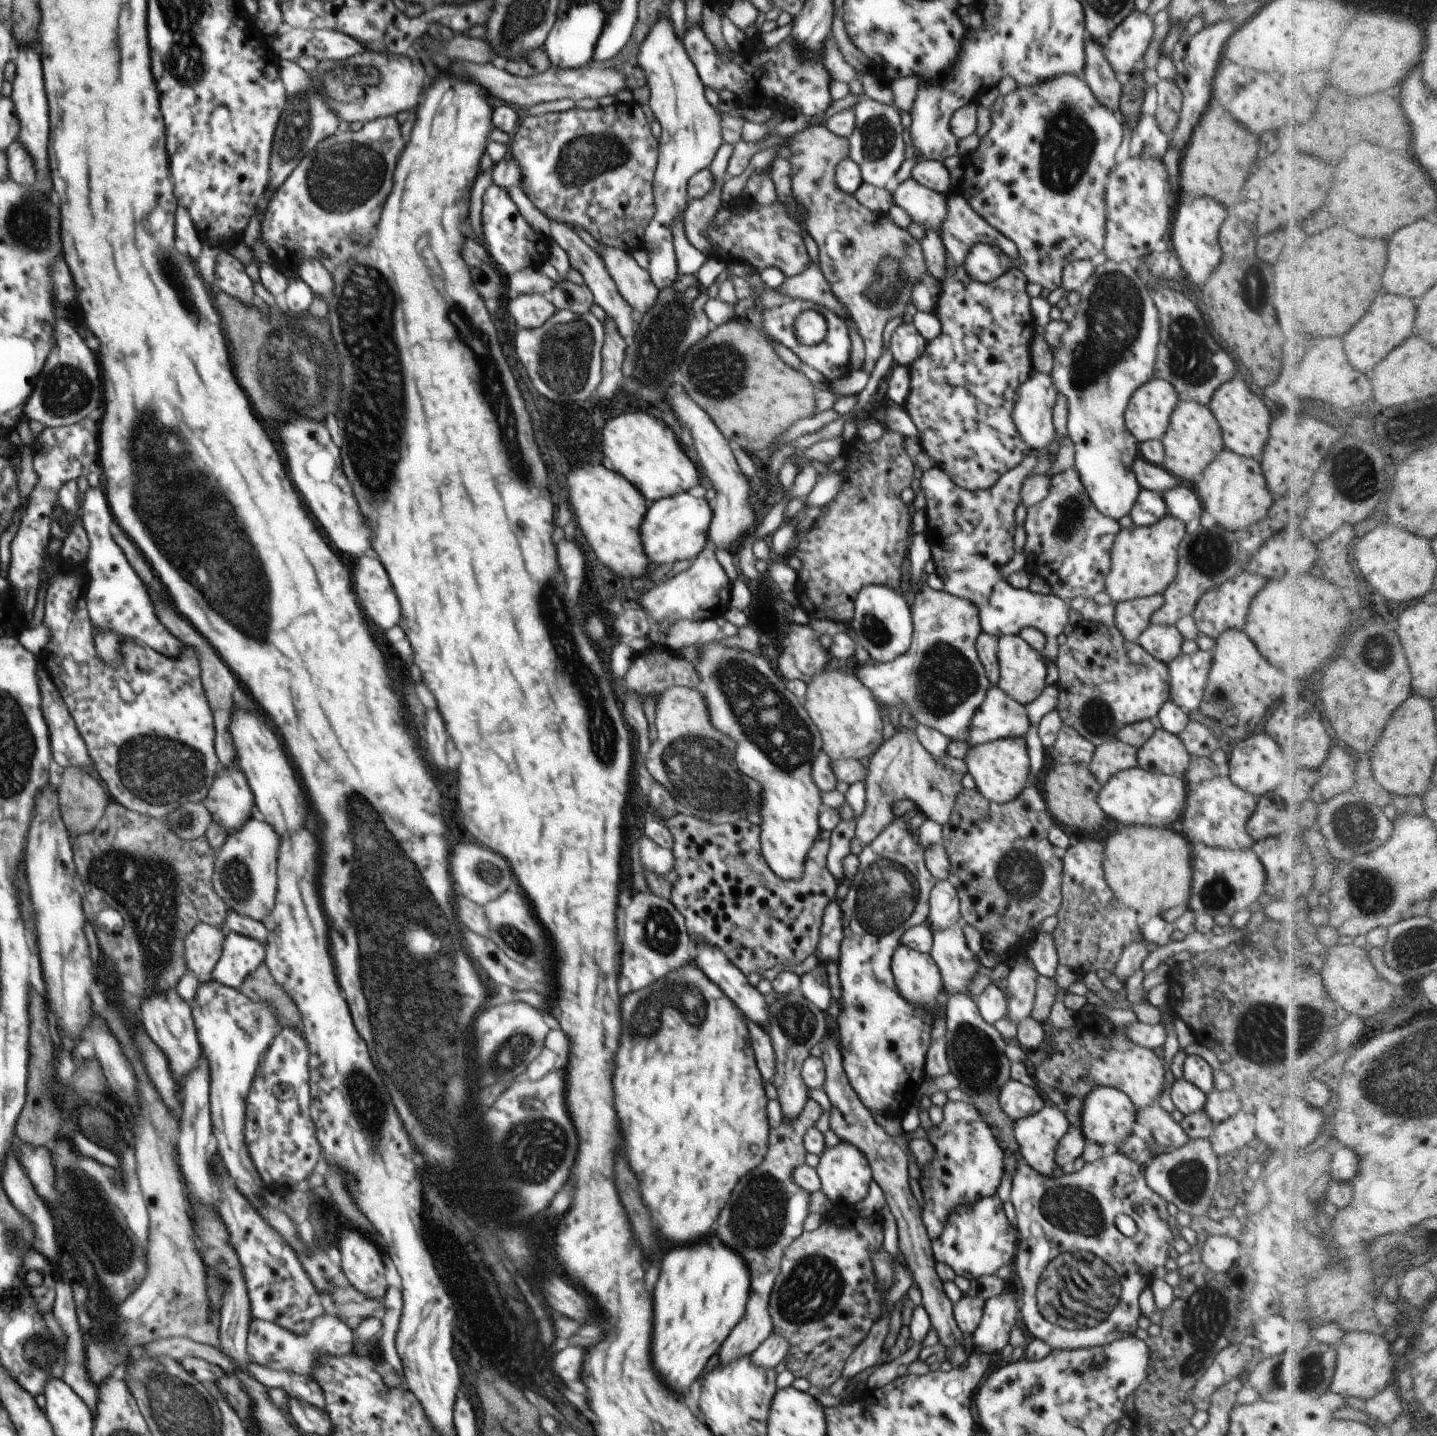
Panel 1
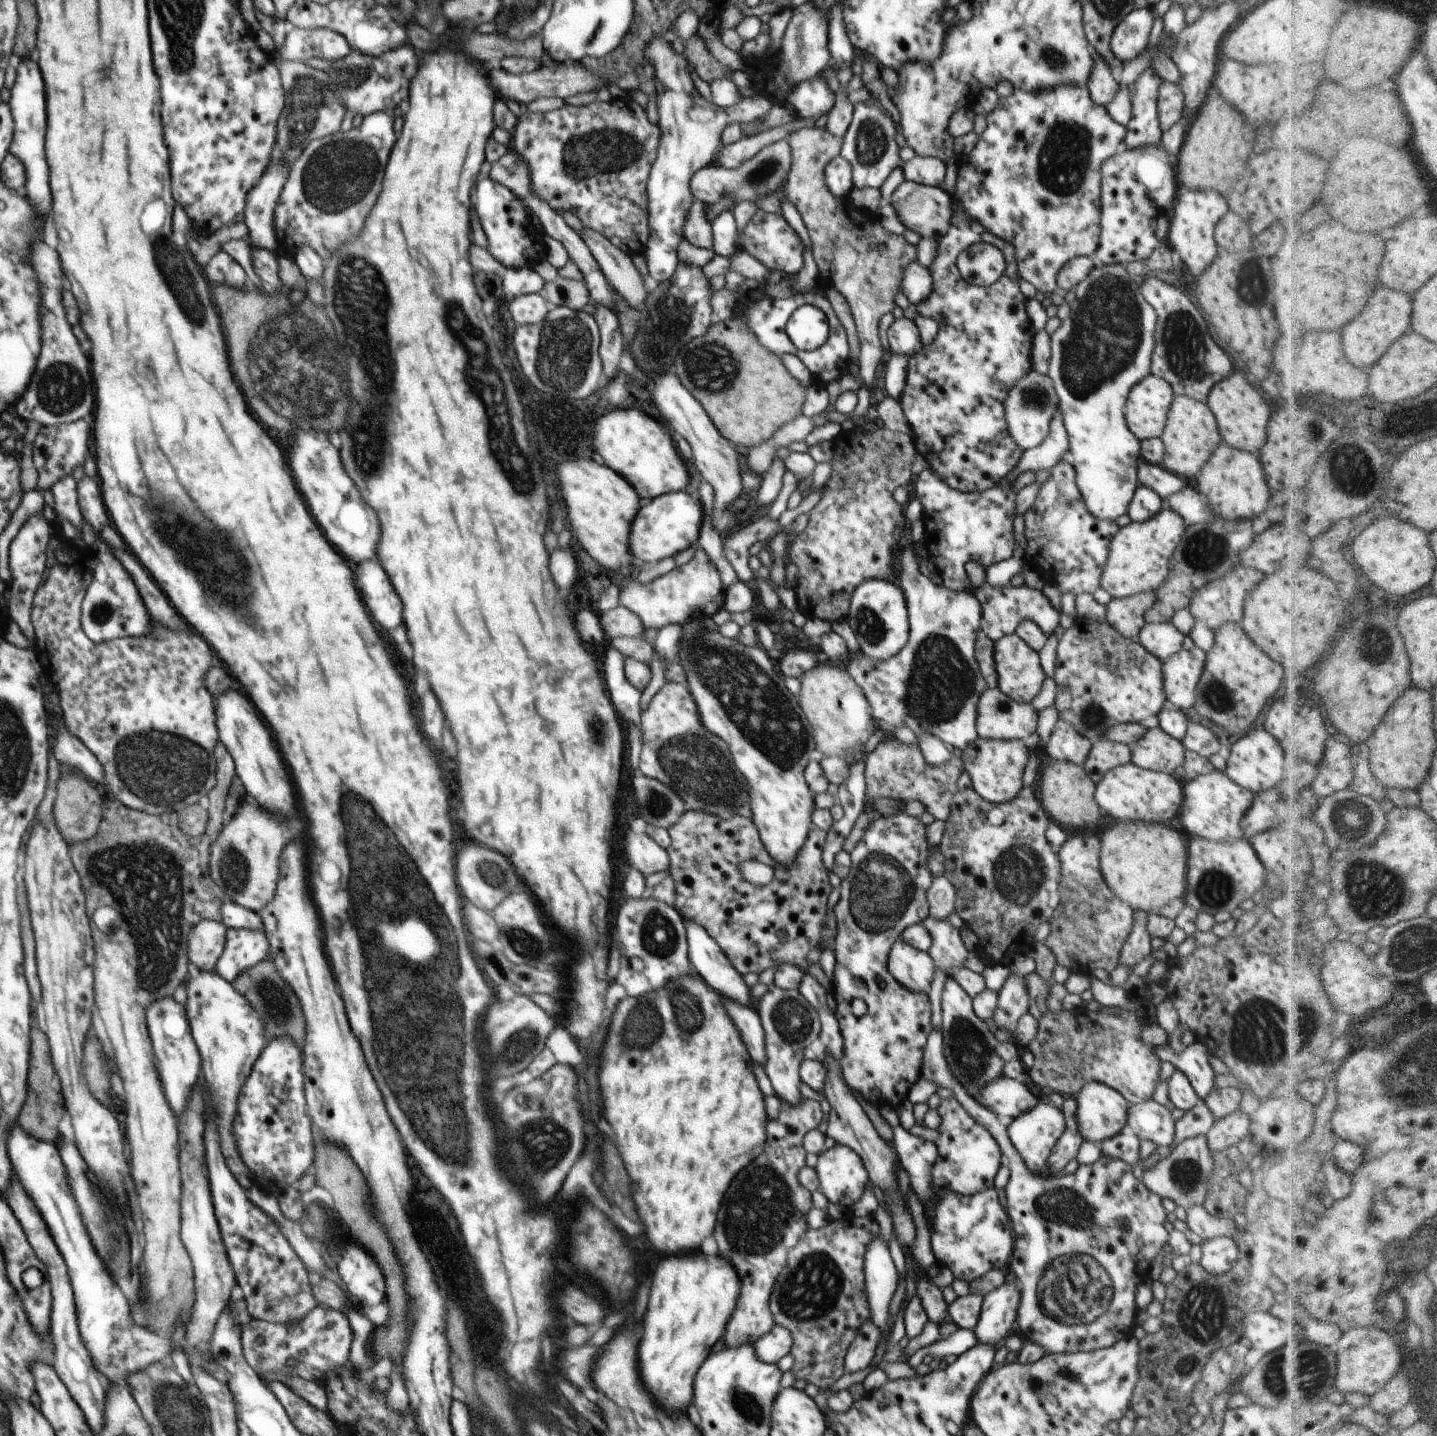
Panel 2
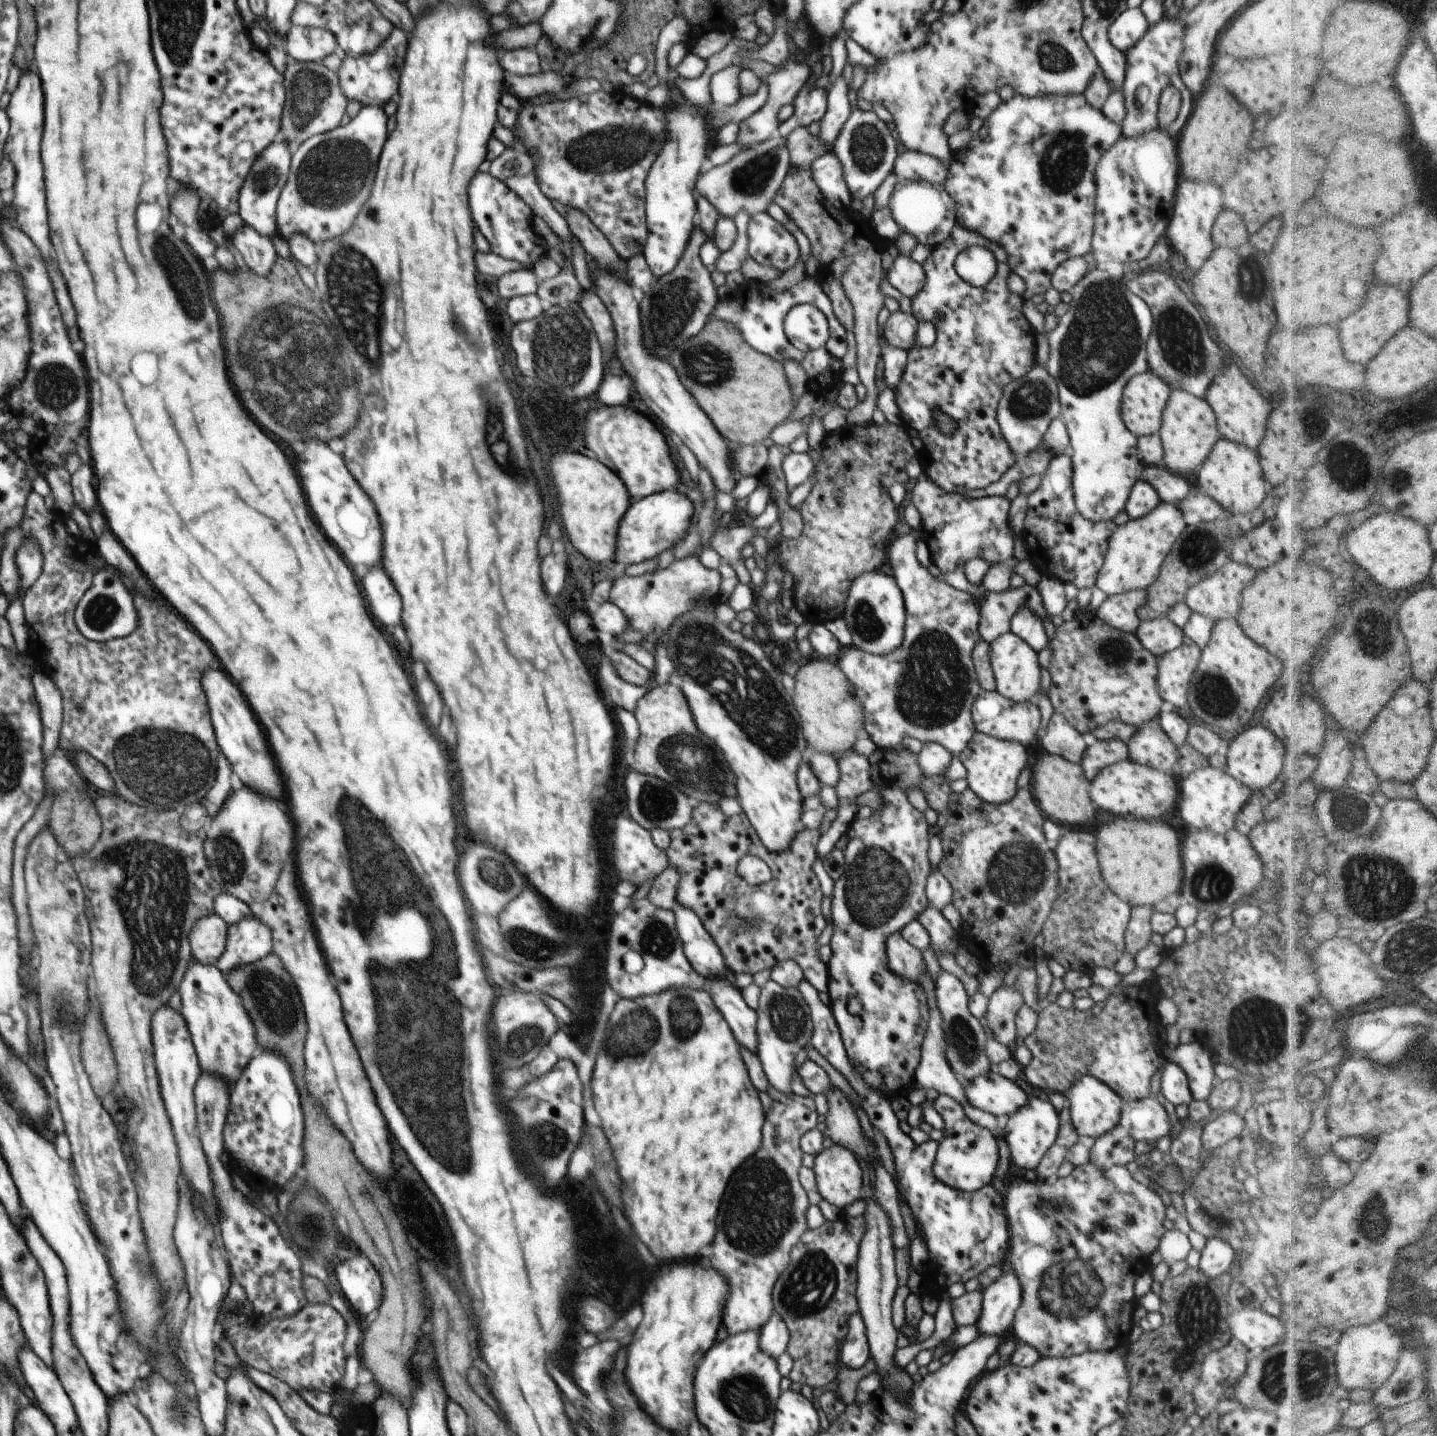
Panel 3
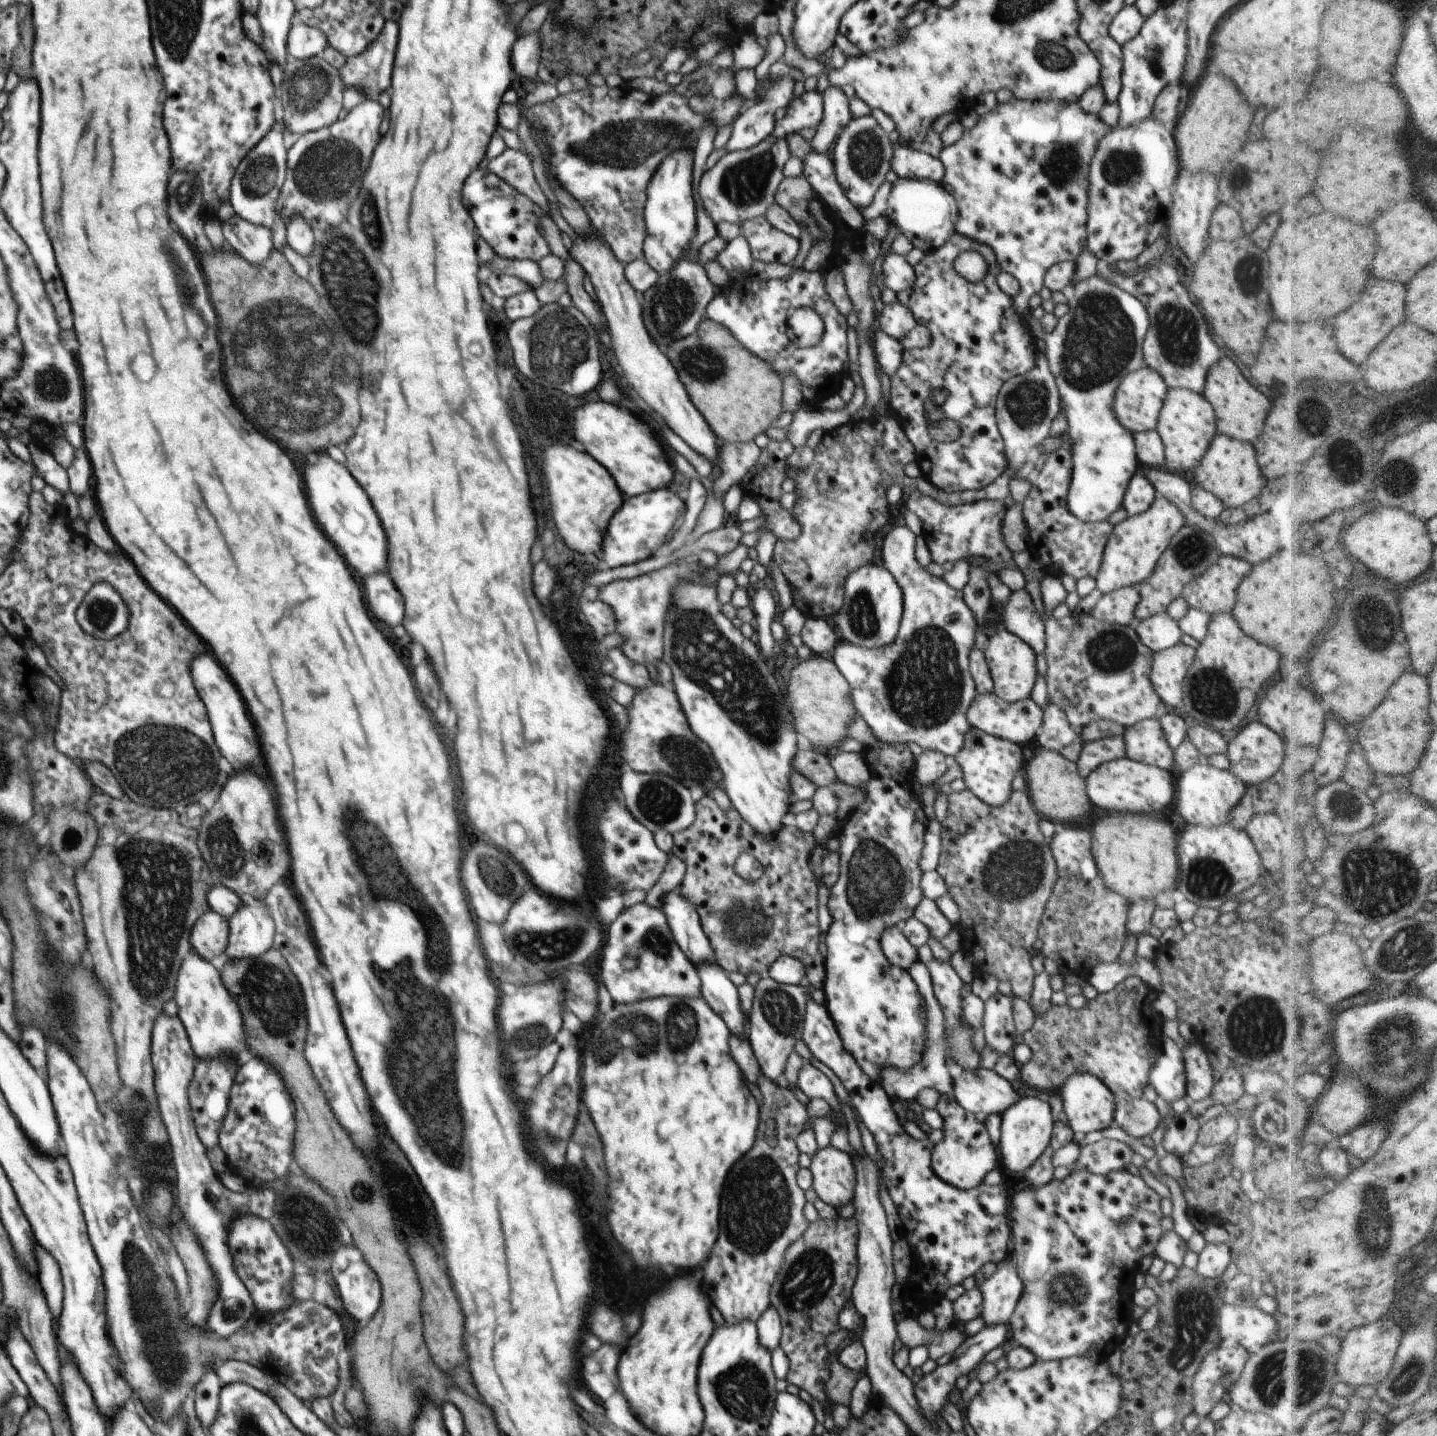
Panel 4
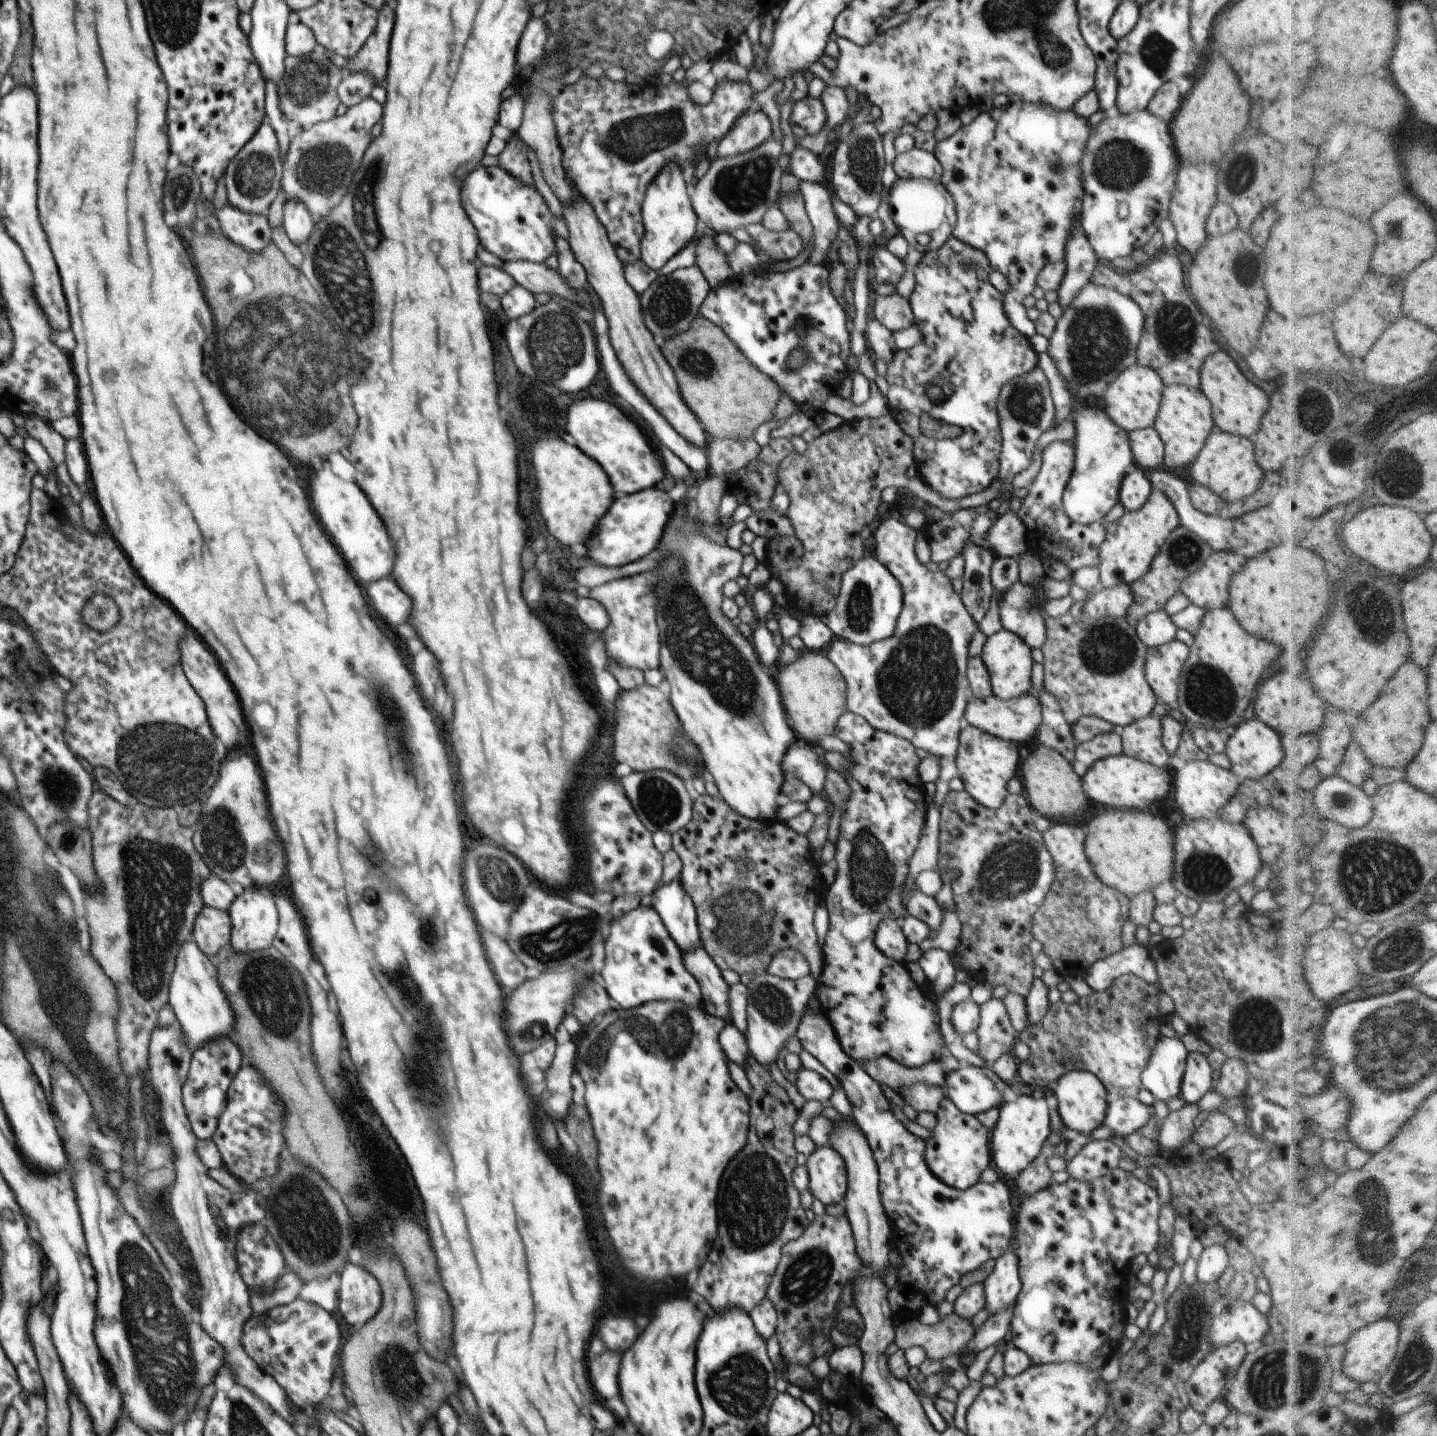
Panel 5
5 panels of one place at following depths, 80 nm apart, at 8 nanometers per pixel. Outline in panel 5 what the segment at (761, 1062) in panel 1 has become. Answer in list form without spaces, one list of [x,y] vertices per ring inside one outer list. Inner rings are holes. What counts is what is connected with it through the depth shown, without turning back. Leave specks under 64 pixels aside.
[[[703,949],[683,953],[684,966],[701,986],[702,1006],[707,1013],[732,1024],[729,999],[730,985],[723,979],[722,970]]]

